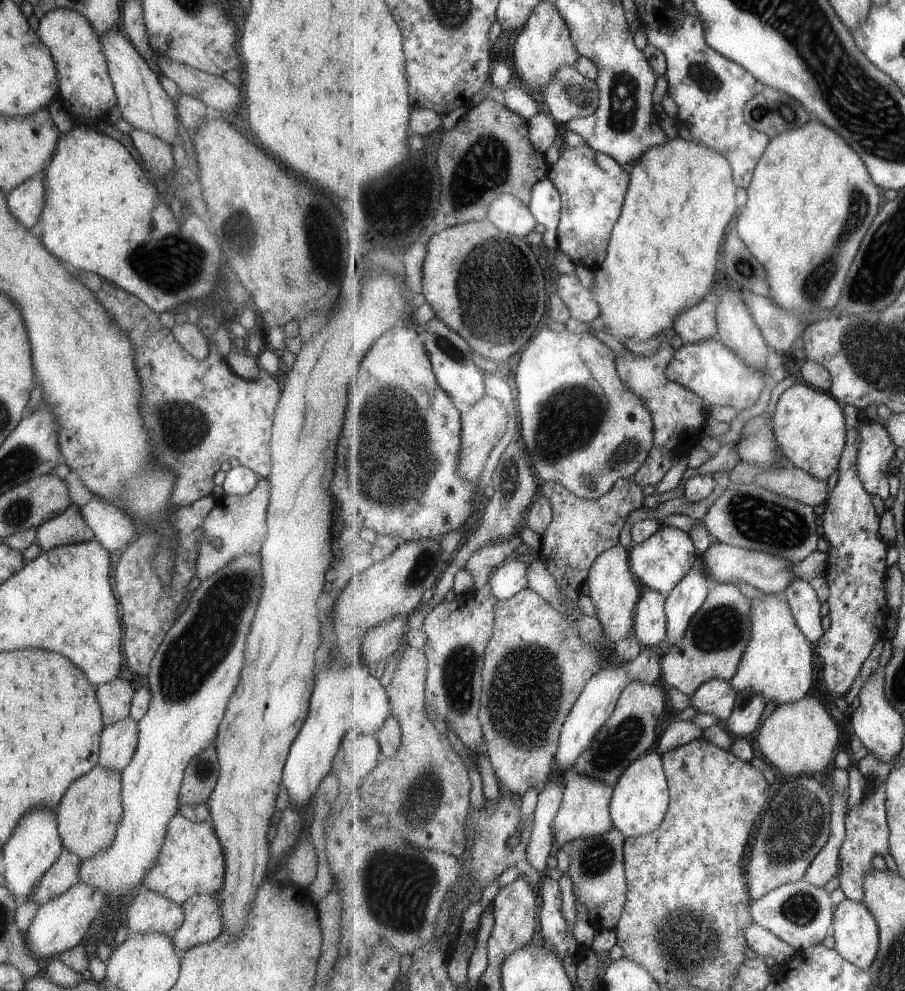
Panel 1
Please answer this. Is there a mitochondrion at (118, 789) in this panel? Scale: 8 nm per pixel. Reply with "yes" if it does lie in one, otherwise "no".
no

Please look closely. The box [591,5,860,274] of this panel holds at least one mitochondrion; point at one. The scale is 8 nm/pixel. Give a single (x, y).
(623, 94)

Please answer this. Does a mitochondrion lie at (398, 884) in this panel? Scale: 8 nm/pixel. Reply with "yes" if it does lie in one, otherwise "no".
yes

